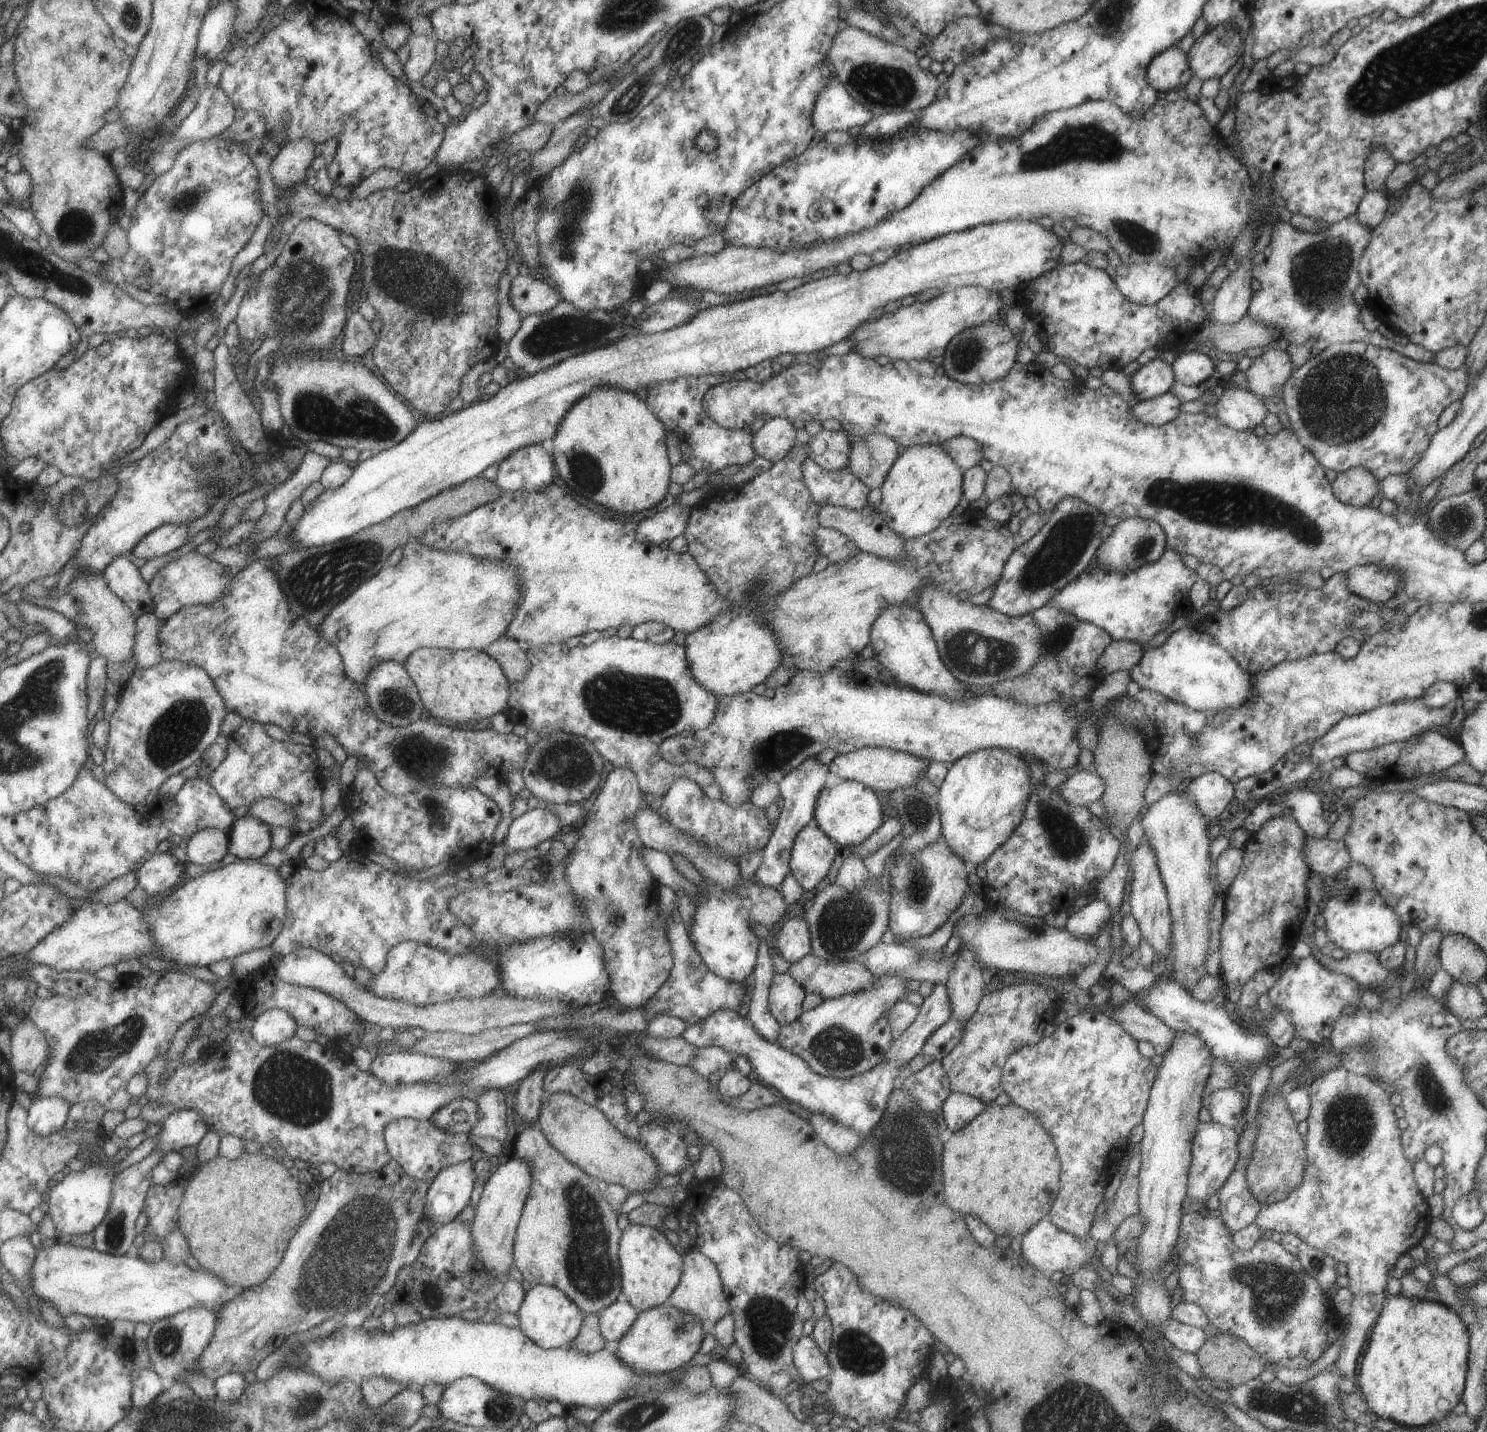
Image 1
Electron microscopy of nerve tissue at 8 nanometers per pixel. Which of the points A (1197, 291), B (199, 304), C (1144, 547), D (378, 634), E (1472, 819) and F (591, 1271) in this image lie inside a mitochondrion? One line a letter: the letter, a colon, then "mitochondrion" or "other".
A: other
B: other
C: mitochondrion
D: mitochondrion
E: other
F: mitochondrion

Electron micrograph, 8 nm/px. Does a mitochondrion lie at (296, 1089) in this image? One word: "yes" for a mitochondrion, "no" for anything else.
yes

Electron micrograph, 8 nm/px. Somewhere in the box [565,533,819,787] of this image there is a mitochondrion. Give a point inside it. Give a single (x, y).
(631, 706)

